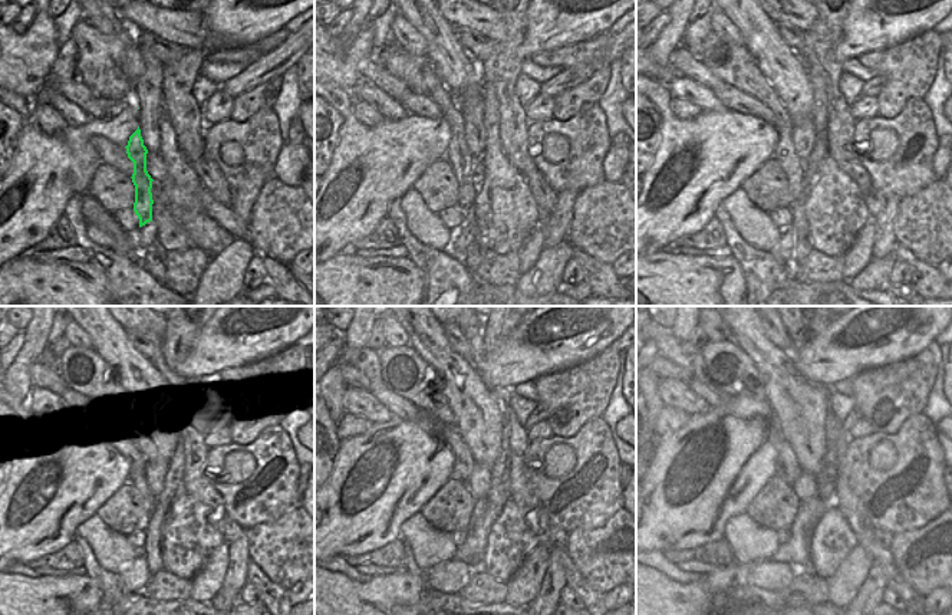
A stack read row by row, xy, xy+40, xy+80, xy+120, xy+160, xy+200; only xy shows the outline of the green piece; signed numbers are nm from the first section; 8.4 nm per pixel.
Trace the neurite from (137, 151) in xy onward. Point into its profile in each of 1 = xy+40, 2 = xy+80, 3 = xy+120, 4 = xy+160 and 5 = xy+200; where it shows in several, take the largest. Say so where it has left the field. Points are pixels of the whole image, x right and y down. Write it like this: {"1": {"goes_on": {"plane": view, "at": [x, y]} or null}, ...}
{"1": {"goes_on": {"plane": "xy+40", "at": [420, 78]}}, "2": {"goes_on": {"plane": "xy+80", "at": [733, 63]}}, "3": {"goes_on": {"plane": "xy+120", "at": [84, 374]}}, "4": {"goes_on": {"plane": "xy+160", "at": [404, 372]}}, "5": {"goes_on": {"plane": "xy+200", "at": [725, 365]}}}

